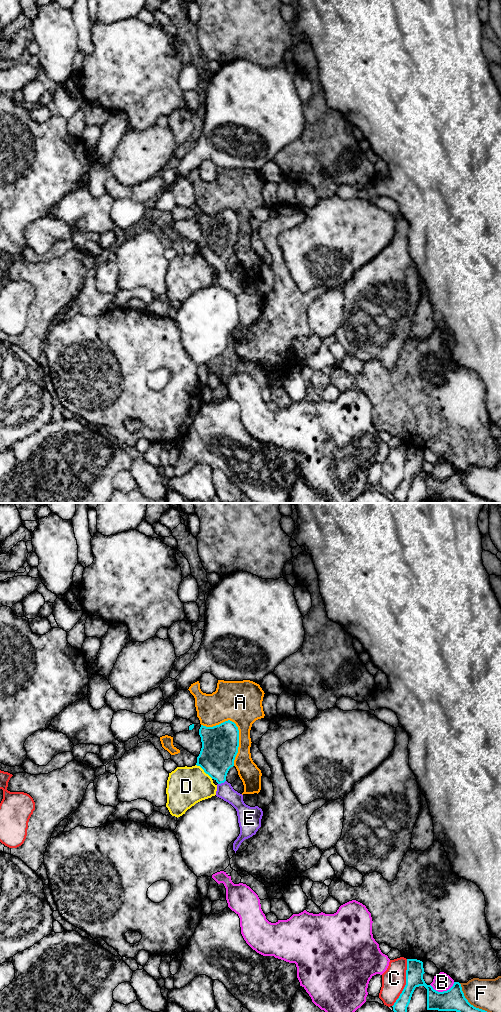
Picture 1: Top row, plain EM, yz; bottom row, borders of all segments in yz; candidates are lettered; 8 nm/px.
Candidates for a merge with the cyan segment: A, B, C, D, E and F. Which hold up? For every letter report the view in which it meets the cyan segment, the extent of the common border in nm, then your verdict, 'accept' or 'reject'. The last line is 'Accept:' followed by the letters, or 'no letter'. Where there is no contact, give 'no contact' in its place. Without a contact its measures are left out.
A: meets cyan in yz; contact 420 nm long; reject
B: meets cyan in yz; contact 200 nm long; reject
C: meets cyan in yz; contact 400 nm long; reject
D: meets cyan in yz; contact 180 nm long; reject
E: meets cyan in yz; contact 70 nm long; accept
F: meets cyan in yz; contact 320 nm long; reject
Accept: E

